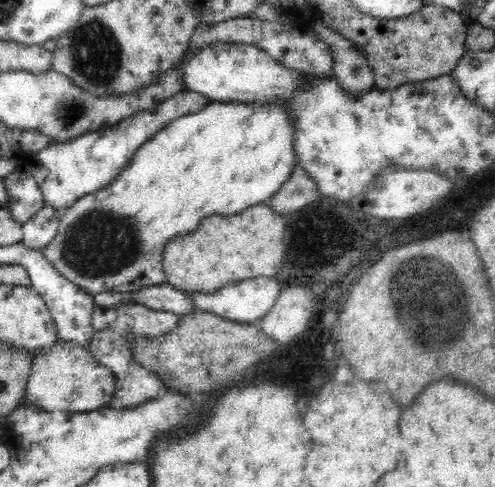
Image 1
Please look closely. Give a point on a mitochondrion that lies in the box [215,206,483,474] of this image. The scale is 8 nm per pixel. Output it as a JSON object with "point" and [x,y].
{"point":[433,301]}

